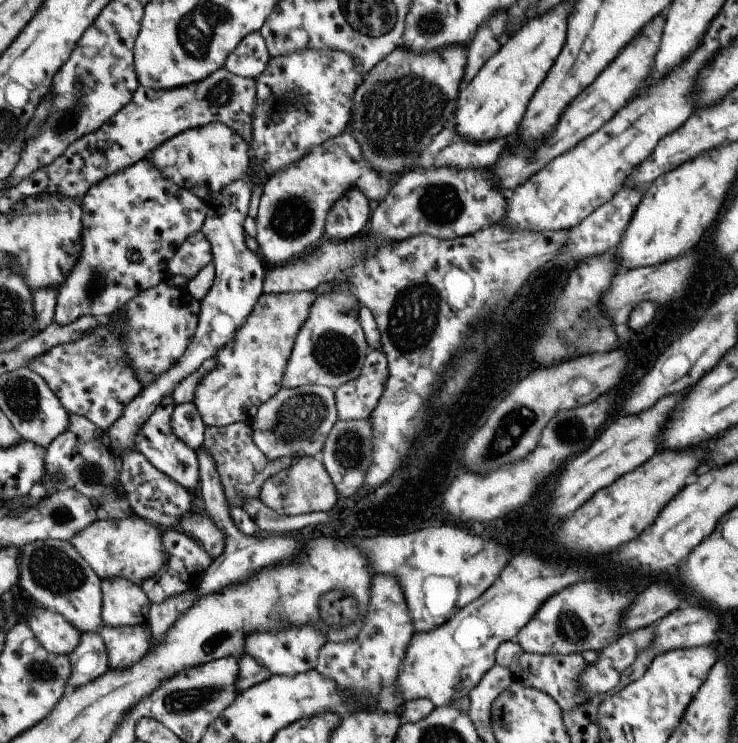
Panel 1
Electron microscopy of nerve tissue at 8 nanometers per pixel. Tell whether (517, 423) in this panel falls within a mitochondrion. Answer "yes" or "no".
yes

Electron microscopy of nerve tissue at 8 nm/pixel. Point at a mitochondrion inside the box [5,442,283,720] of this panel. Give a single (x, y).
(53, 570)

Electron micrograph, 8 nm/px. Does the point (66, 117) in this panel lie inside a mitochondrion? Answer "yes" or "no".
yes

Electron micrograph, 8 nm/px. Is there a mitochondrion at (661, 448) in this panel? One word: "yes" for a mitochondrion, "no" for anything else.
no

